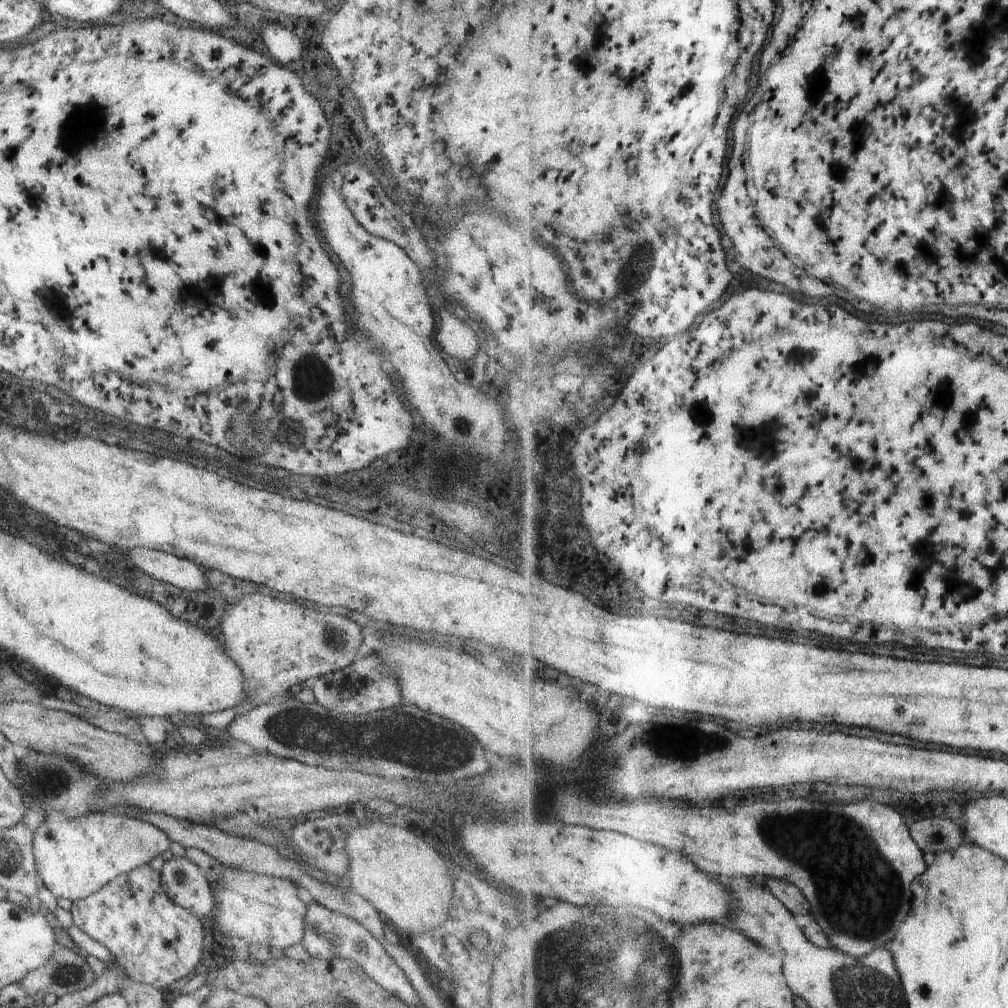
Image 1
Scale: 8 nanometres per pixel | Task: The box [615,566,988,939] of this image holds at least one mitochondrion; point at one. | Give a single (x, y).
(653, 738)

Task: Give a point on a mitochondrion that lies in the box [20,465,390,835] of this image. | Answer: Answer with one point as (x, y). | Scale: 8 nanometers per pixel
(50, 781)

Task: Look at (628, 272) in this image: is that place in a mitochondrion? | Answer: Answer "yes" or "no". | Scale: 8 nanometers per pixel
yes

